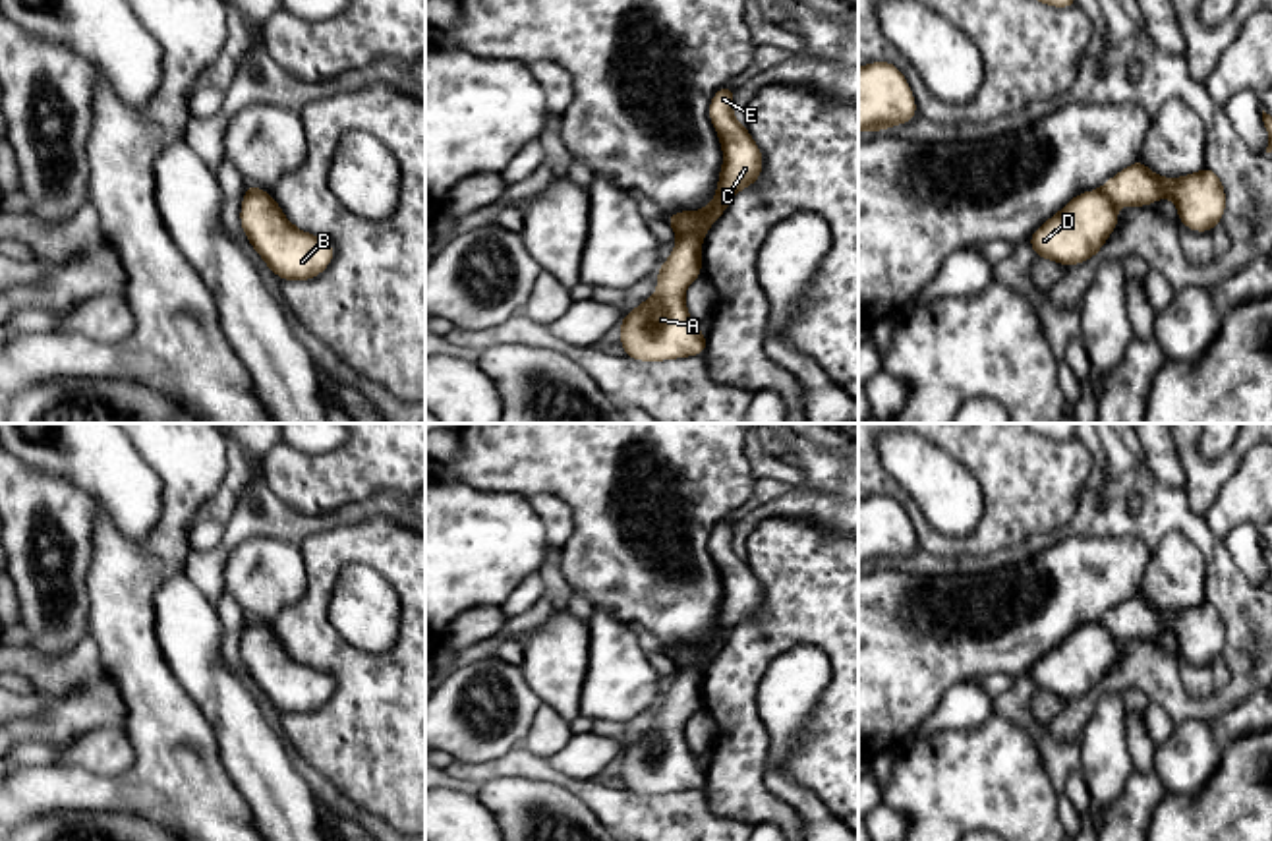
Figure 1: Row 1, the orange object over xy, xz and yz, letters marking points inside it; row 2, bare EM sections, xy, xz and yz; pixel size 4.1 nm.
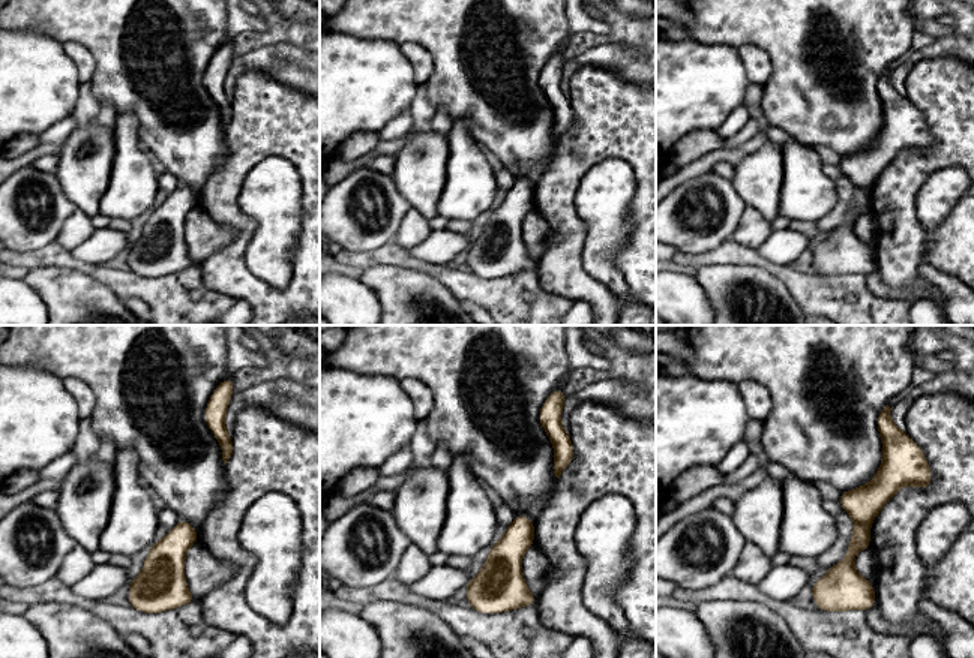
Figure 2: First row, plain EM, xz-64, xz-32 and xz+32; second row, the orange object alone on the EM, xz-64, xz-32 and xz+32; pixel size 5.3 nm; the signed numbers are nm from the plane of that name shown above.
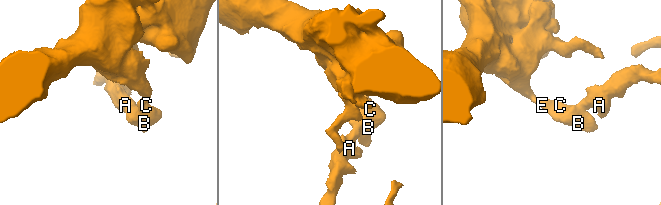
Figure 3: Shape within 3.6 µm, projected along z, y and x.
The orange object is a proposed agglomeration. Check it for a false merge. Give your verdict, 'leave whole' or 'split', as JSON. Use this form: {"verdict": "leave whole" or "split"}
{"verdict": "split"}

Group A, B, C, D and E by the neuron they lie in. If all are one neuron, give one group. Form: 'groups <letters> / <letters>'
groups A / B C D E

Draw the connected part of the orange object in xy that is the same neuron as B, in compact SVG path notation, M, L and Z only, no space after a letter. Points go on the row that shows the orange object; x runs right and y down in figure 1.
M269 191L242 197L240 222L251 247L280 280L311 280L334 257L334 246L296 228Z

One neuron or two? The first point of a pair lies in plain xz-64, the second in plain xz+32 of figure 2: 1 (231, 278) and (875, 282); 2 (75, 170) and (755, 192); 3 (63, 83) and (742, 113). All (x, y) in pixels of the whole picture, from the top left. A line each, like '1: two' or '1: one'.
1: two
2: one
3: two

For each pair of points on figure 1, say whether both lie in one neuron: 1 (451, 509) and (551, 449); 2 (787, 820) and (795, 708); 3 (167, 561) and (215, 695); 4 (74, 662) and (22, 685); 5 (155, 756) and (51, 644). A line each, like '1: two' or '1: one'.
1: two
2: two
3: two
4: two
5: two

